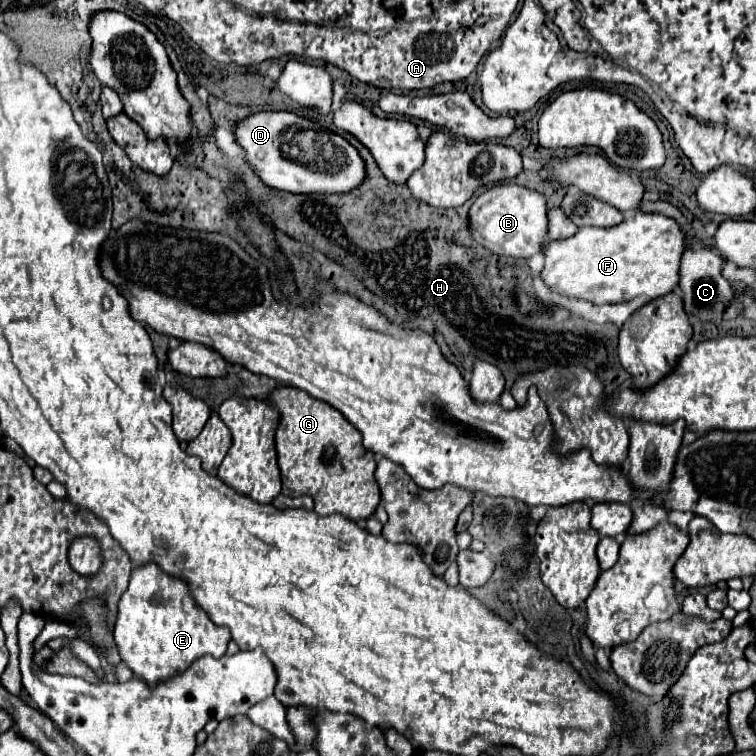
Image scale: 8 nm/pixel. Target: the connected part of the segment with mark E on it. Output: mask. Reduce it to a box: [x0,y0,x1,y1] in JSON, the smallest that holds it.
[113,563,231,687]

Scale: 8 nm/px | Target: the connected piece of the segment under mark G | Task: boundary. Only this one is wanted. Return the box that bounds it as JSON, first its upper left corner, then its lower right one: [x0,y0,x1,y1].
[271,389,381,521]

